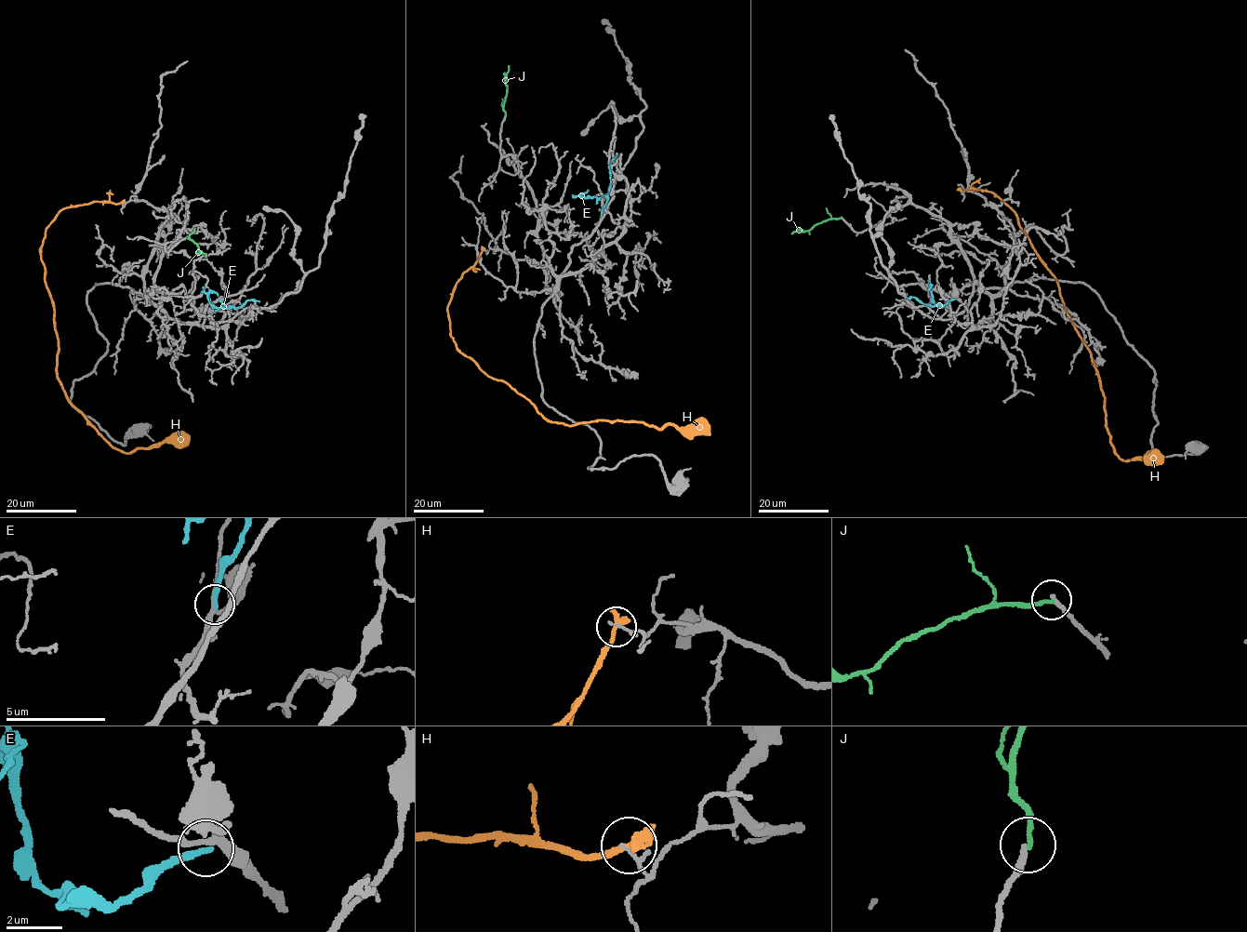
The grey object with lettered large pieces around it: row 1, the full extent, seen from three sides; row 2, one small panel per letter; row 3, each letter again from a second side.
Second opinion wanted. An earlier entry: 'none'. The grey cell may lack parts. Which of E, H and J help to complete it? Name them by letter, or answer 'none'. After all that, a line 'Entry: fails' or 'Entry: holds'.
none
Entry: holds

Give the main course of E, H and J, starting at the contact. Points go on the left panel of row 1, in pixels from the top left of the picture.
E: (219, 299), (228, 307), (236, 309), (248, 300), (259, 301)
H: (121, 202), (64, 207), (46, 230), (40, 252), (59, 343), (58, 378), (68, 402), (126, 453), (189, 437)
J: (188, 236), (196, 244), (197, 253), (206, 257)

